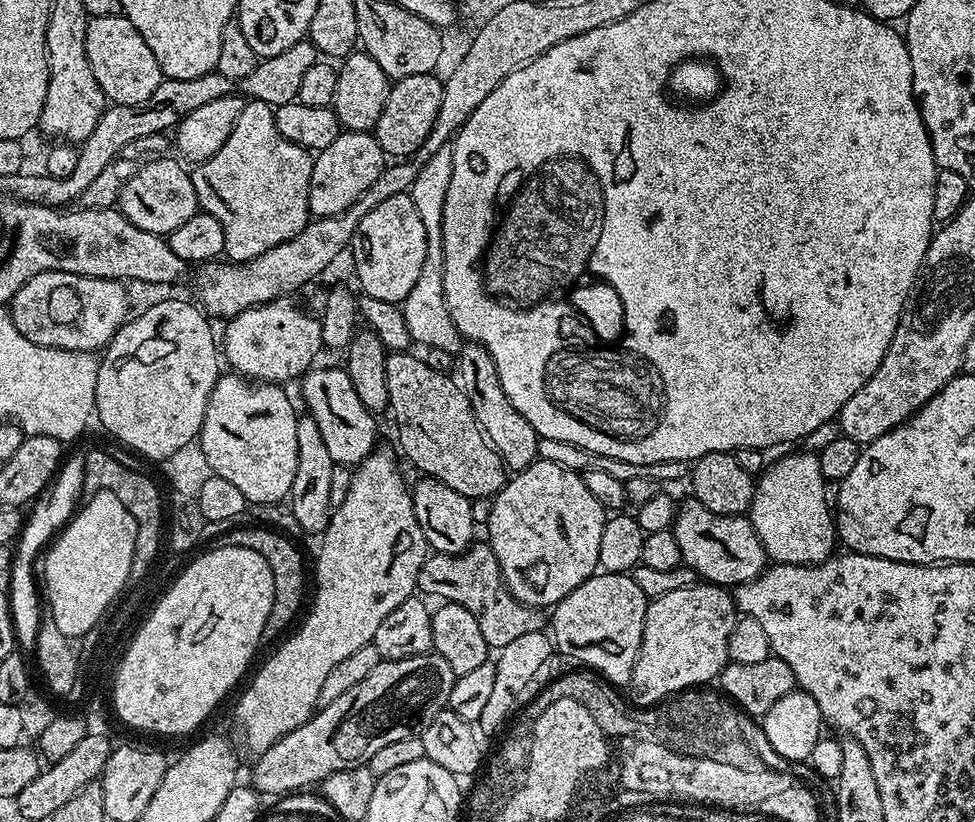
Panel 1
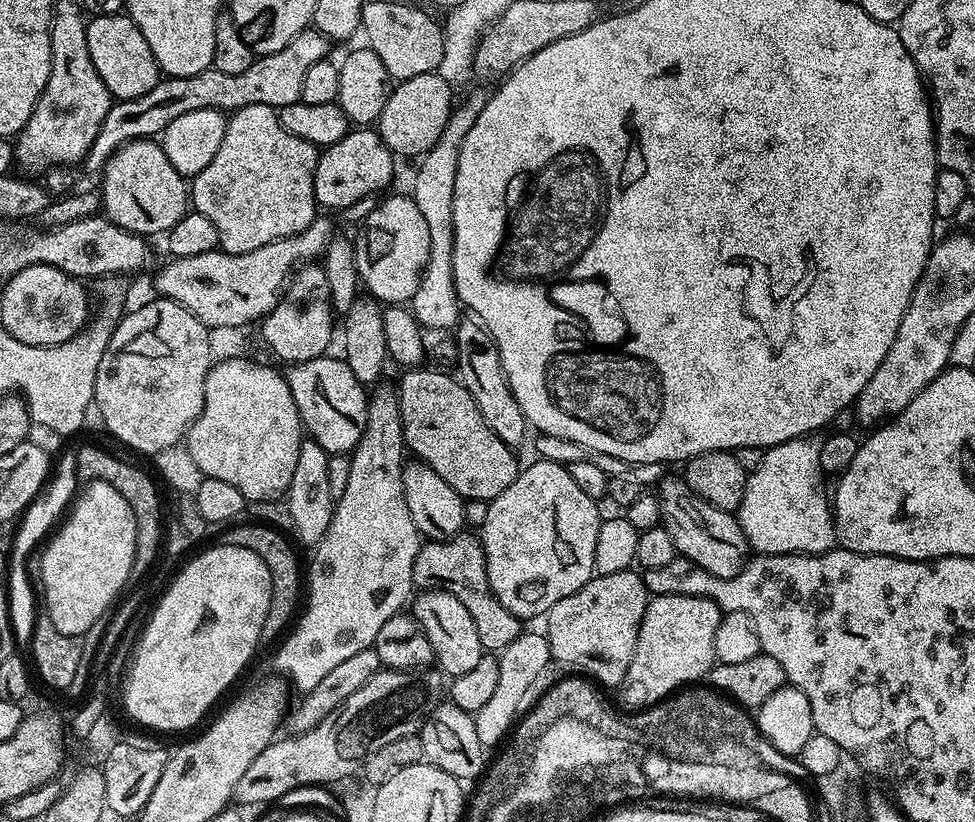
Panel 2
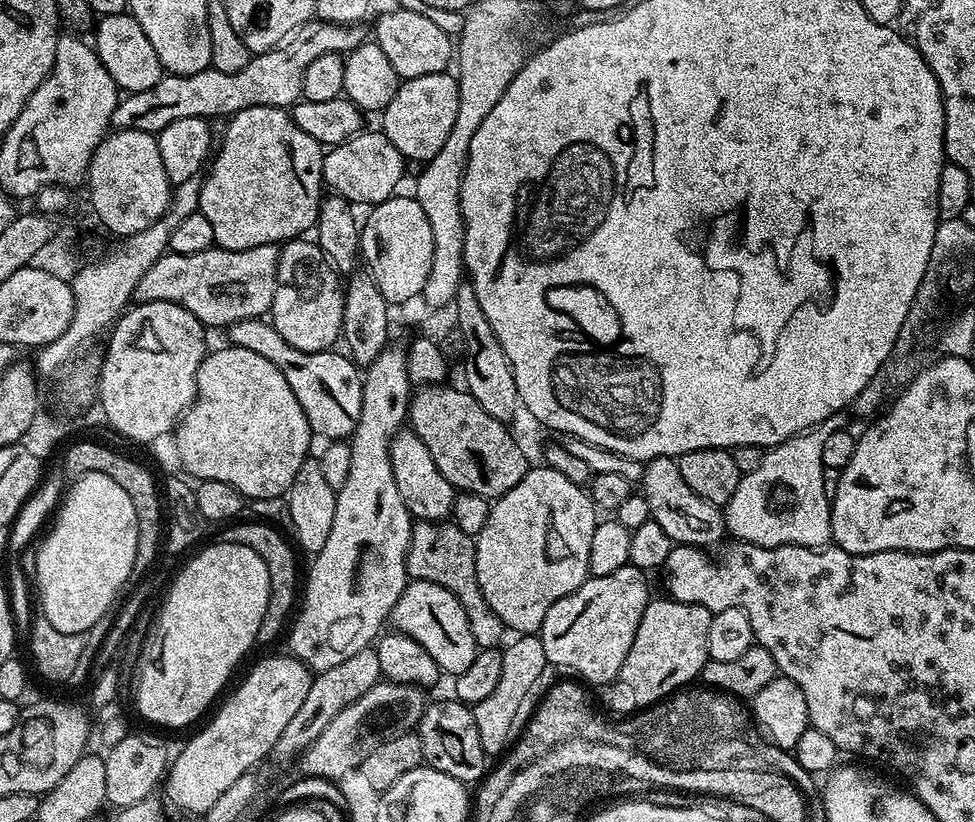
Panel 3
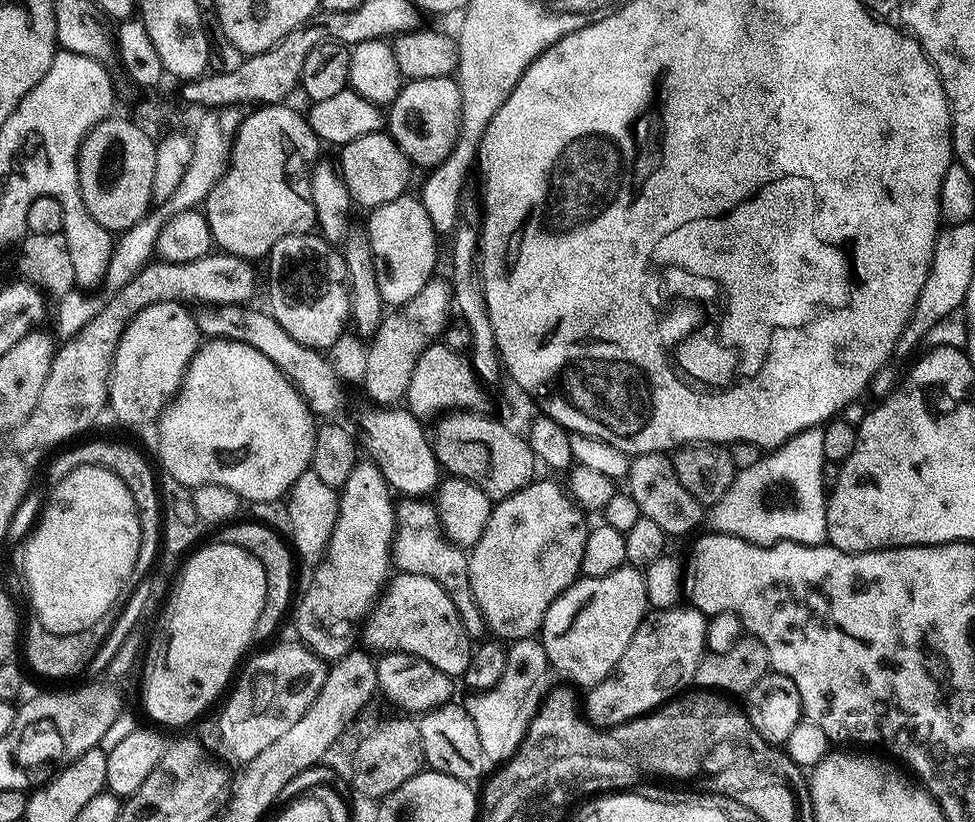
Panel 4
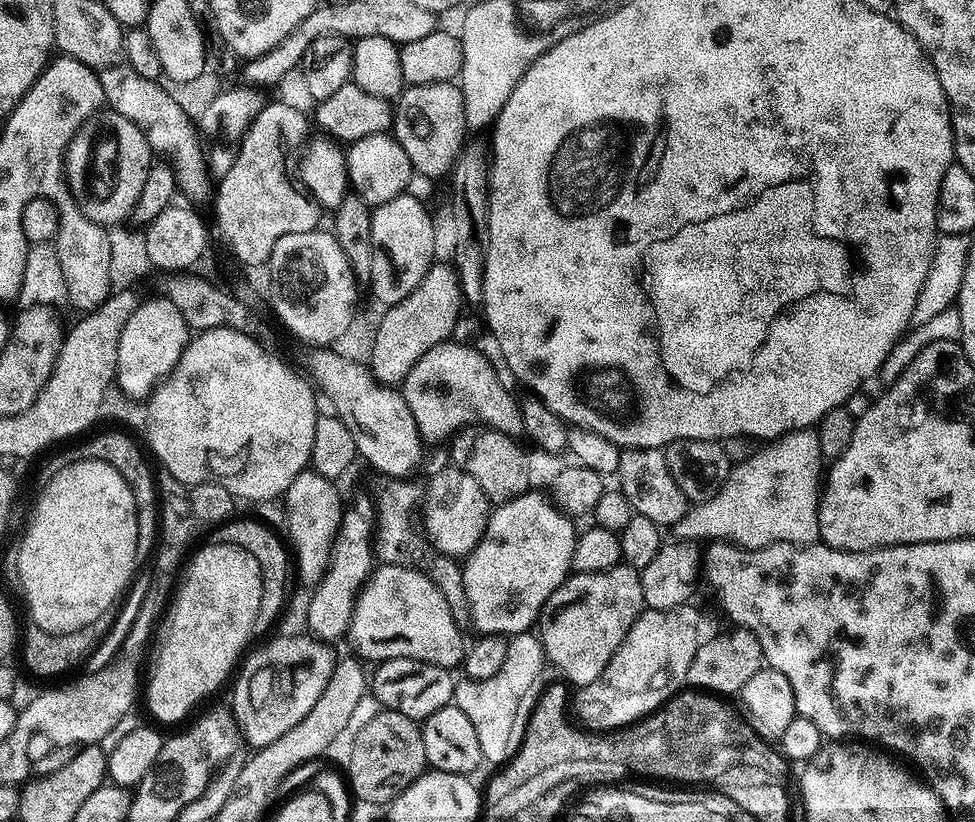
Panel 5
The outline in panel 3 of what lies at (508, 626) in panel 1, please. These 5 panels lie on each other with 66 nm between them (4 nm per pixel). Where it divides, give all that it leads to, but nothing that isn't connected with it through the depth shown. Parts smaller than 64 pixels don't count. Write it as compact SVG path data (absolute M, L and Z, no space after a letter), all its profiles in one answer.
M455 522L413 523L406 566L412 580L434 582L450 590L450 594L462 602L462 610L466 610L466 622L470 622L470 634L474 634L477 649L495 648L501 643L499 640L506 636L506 629L498 614L490 610L486 598L482 598L476 573L476 541L469 533L461 530Z

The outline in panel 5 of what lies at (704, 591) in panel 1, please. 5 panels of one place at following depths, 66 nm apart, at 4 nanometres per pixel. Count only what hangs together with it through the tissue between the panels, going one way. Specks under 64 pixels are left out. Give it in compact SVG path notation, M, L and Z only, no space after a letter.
M681 606L670 610L645 608L634 622L634 626L630 626L614 658L610 658L602 682L585 684L575 689L574 699L570 704L574 716L576 712L575 719L589 732L611 732L617 728L627 728L629 724L652 715L661 704L667 702L671 696L675 696L688 684L690 662L694 662L694 654L701 645L698 638L701 625L702 619L692 606Z

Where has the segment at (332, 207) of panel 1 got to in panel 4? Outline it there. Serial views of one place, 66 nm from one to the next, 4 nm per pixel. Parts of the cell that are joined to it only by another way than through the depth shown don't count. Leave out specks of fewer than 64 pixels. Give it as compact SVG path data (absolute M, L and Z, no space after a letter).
M387 131L362 134L362 138L354 138L354 142L343 145L339 152L338 171L344 177L346 190L350 190L353 205L360 207L361 204L364 210L371 210L386 202L394 202L394 198L409 191L408 179L412 176L414 165Z

